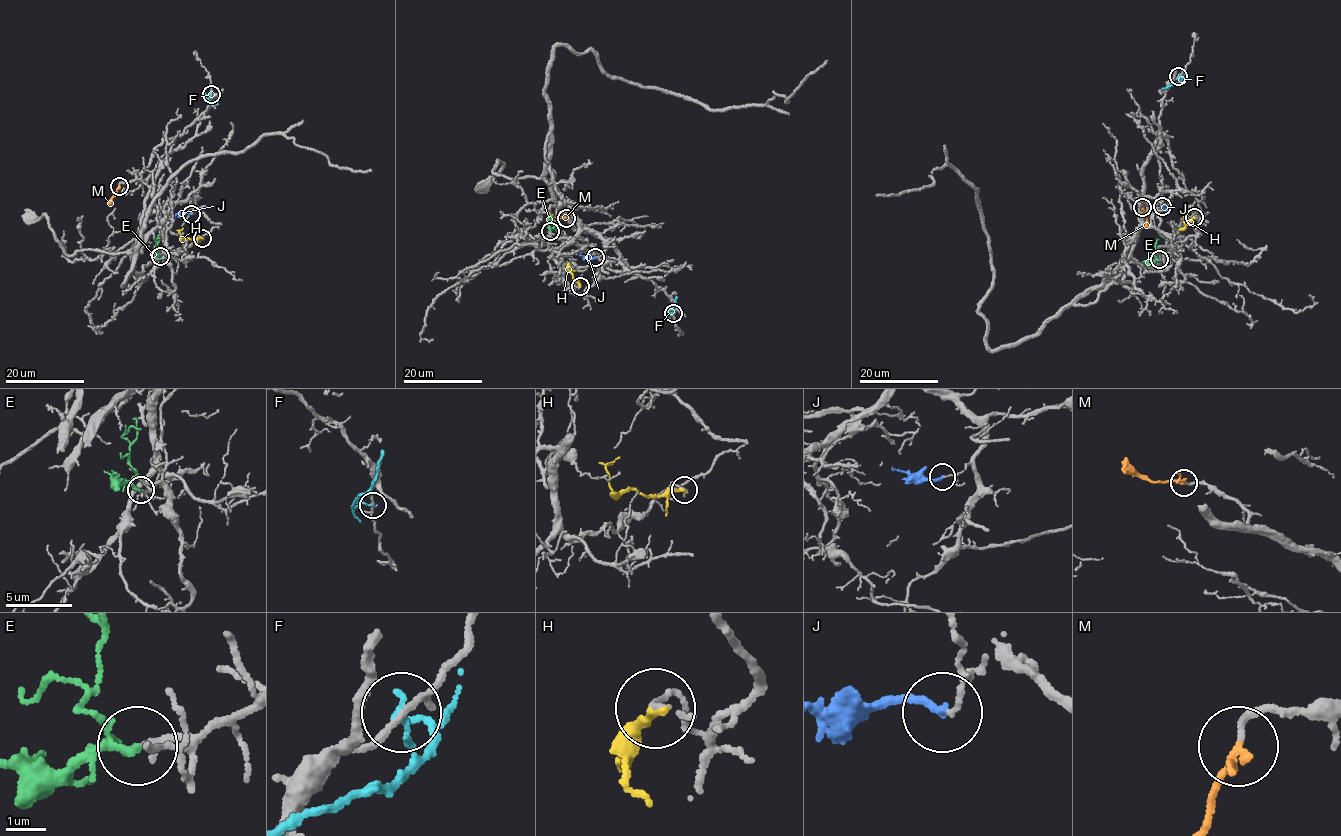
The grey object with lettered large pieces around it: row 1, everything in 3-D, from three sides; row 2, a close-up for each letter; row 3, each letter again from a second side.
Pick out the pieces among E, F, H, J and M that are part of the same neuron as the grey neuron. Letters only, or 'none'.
E, M

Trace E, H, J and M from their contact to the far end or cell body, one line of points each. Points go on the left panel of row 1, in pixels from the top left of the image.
E: (160, 256), (156, 241), (160, 238)
H: (203, 238), (182, 239), (179, 231), (183, 228)
J: (191, 214), (177, 214), (174, 217)
M: (119, 186), (108, 204)

